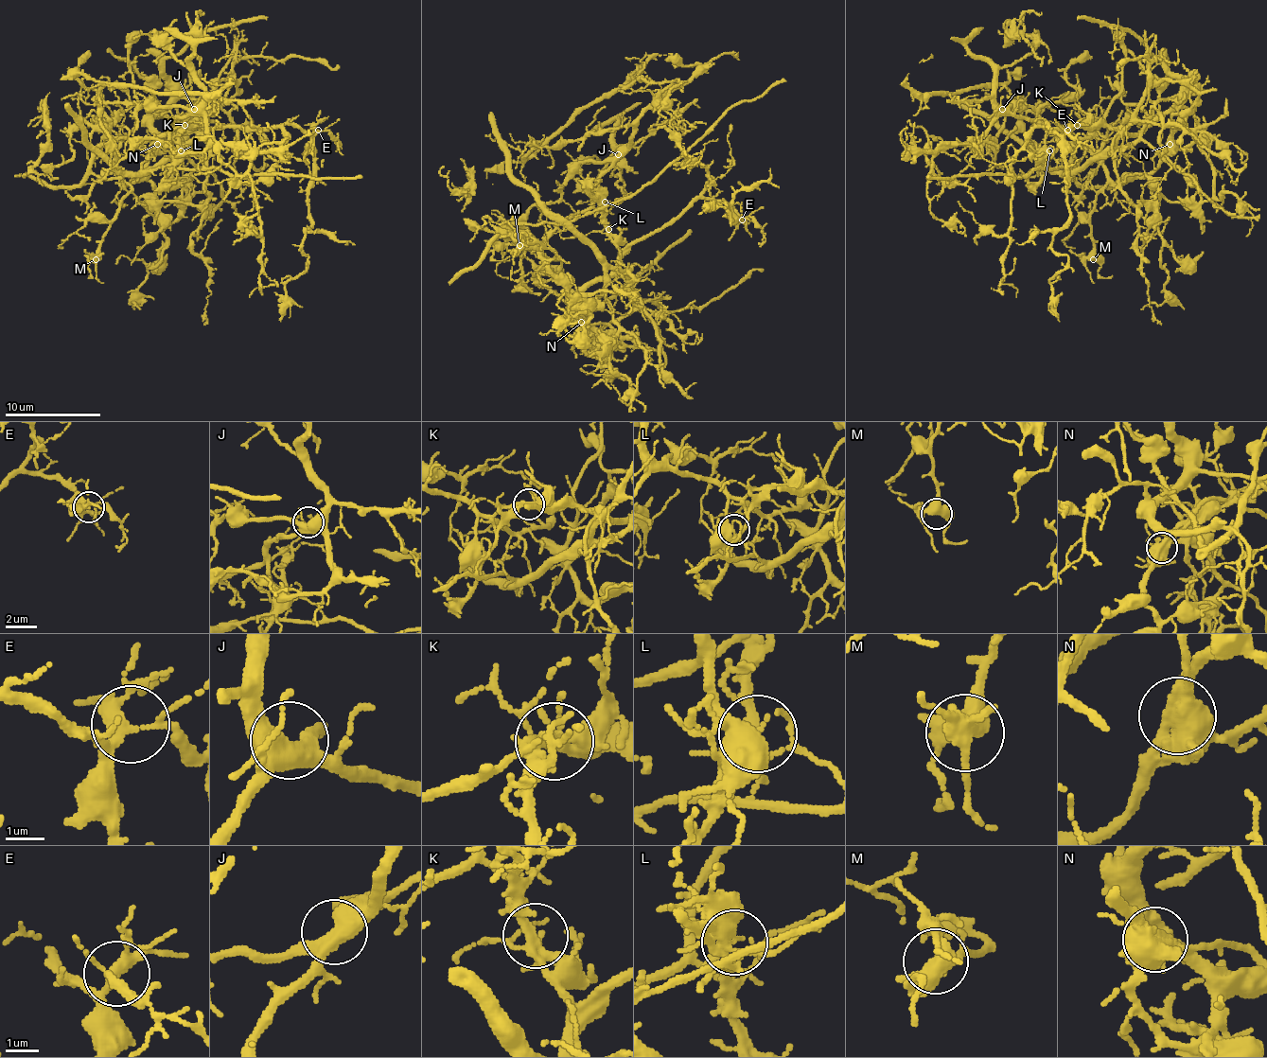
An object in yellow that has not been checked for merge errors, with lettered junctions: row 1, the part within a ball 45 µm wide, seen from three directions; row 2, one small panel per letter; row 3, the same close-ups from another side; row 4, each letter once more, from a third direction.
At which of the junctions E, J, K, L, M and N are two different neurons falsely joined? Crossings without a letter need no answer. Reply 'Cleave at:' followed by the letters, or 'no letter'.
Cleave at: K, L, N

